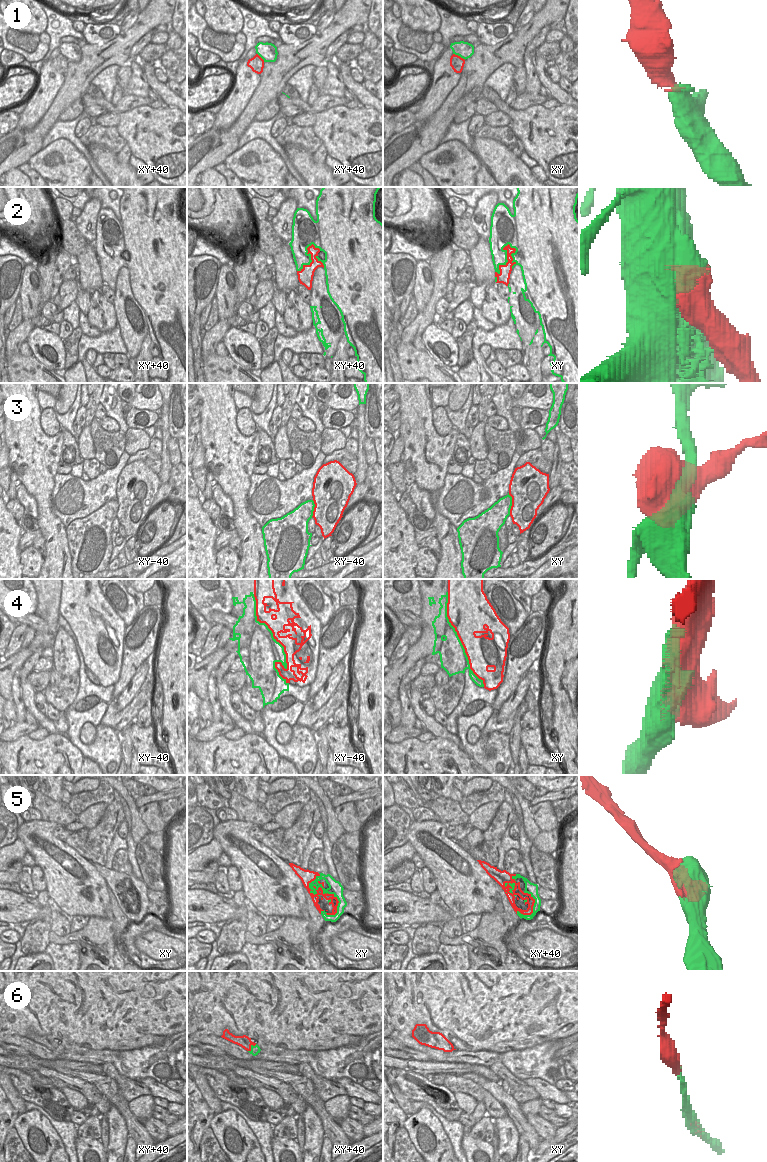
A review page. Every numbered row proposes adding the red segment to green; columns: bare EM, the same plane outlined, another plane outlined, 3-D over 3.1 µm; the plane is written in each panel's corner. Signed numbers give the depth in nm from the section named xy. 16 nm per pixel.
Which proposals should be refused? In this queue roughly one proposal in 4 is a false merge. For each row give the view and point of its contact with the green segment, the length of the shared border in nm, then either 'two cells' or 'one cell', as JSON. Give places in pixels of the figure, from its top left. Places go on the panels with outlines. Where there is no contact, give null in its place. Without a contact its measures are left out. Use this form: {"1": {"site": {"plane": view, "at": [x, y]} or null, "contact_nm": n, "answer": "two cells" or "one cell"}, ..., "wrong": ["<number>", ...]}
{"1": {"site": {"plane": "xy", "at": [459, 55]}, "contact_nm": 240, "answer": "one cell"}, "2": {"site": {"plane": "xy", "at": [507, 261]}, "contact_nm": 550, "answer": "two cells"}, "3": {"site": {"plane": "xy", "at": [511, 504]}, "contact_nm": 360, "answer": "two cells"}, "4": {"site": {"plane": "xy-40", "at": [281, 645]}, "contact_nm": 1550, "answer": "one cell"}, "5": {"site": {"plane": "xy", "at": [332, 893]}, "contact_nm": 650, "answer": "one cell"}, "6": {"site": {"plane": "xy+40", "at": [251, 1046]}, "contact_nm": 190, "answer": "one cell"}, "wrong": ["2", "3"]}

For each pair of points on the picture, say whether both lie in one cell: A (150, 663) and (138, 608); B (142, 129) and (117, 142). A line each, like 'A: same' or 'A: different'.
A: different
B: different

